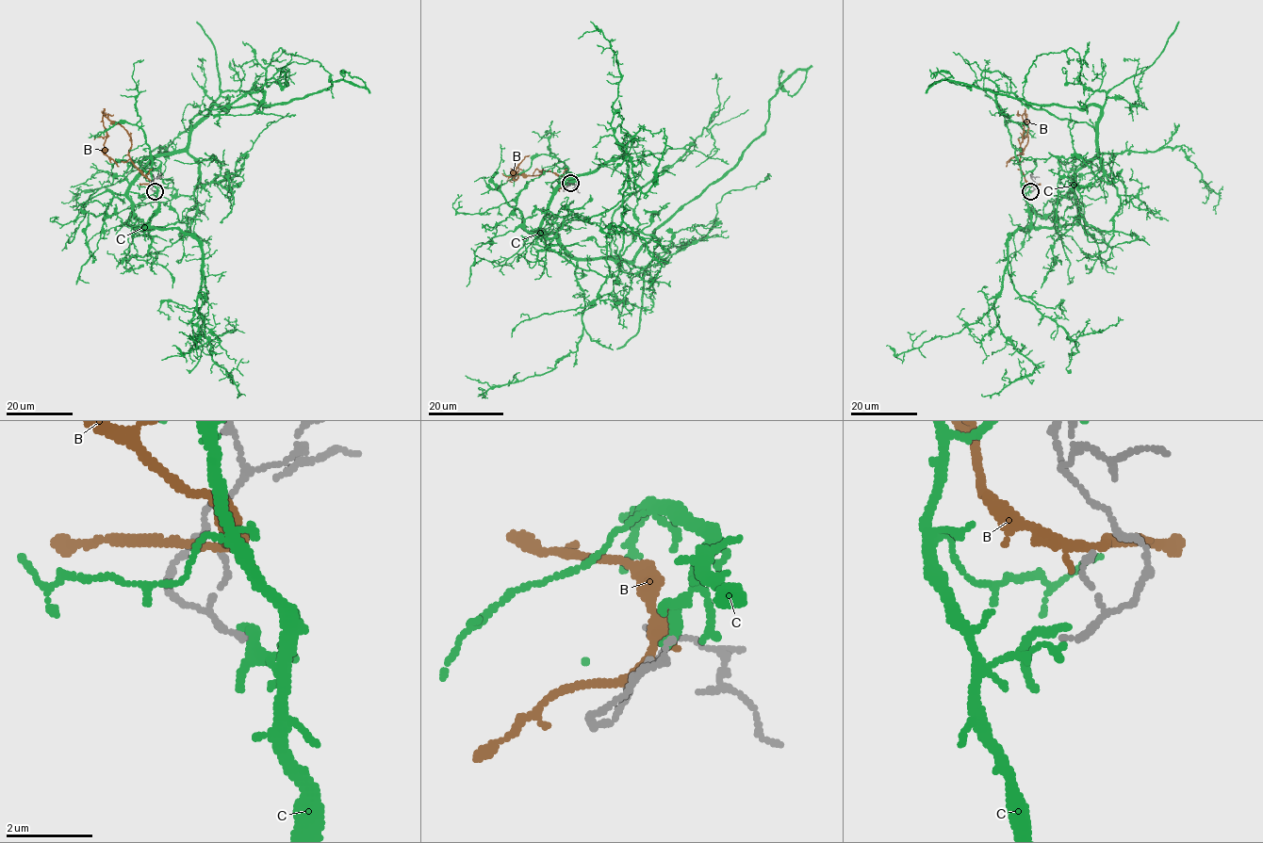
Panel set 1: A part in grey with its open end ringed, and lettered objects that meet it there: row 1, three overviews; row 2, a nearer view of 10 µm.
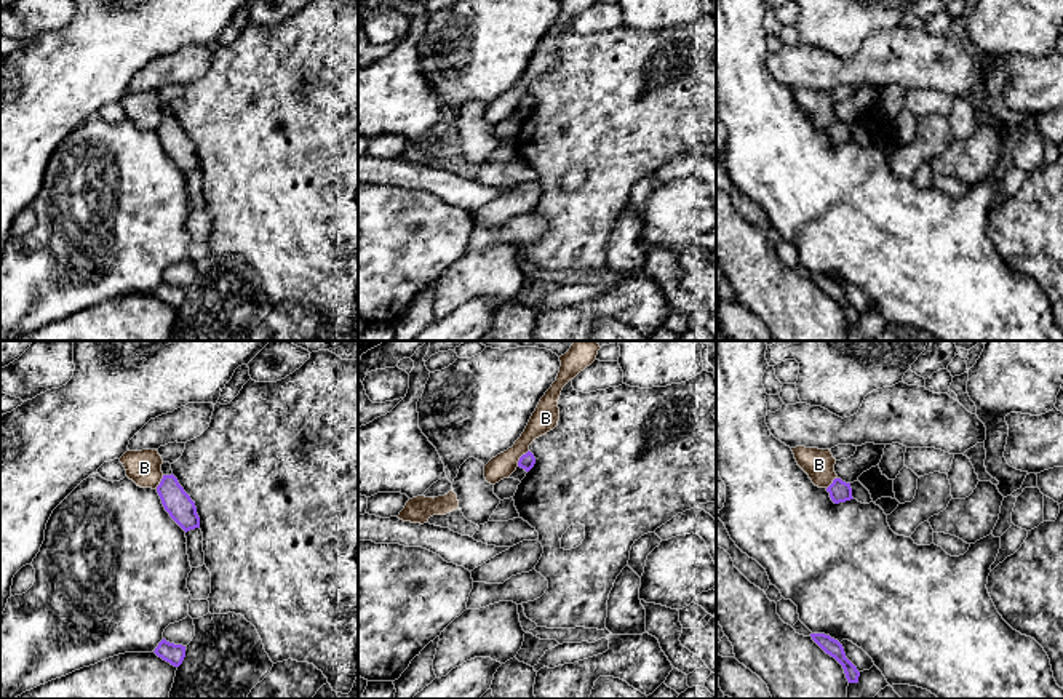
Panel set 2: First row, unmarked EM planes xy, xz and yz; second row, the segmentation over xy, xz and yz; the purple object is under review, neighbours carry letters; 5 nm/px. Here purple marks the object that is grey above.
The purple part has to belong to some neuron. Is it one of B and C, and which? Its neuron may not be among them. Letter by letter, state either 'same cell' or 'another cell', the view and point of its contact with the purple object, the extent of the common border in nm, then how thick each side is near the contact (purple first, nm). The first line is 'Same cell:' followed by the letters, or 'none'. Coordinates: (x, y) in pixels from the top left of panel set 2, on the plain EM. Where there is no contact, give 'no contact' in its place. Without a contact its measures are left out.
Same cell: C
B: another cell | xz (520, 99) | 110 nm | 80/130 nm
C: same cell | no contact

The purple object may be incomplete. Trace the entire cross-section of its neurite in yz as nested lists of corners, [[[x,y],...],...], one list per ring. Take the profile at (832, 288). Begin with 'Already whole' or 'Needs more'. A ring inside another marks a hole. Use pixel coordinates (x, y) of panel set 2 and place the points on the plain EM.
Already whole. [[[810,275],[812,282],[831,299],[834,299],[844,310],[846,320],[849,325],[858,325],[860,314],[857,309],[846,299],[842,286],[825,275]]]

